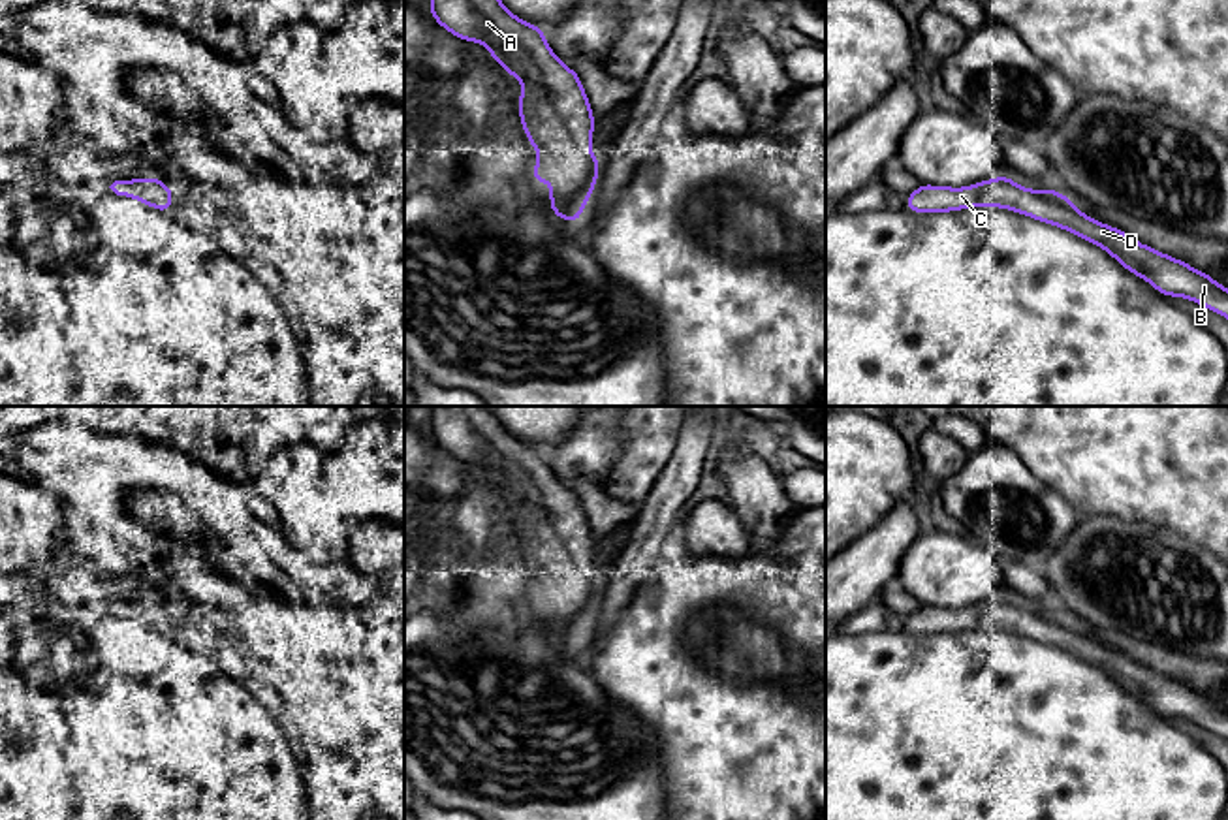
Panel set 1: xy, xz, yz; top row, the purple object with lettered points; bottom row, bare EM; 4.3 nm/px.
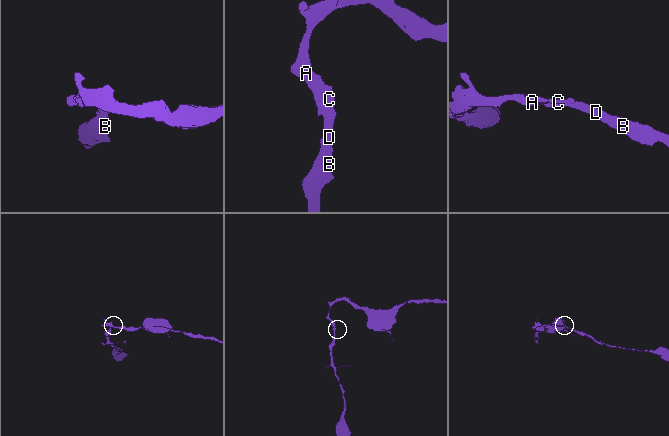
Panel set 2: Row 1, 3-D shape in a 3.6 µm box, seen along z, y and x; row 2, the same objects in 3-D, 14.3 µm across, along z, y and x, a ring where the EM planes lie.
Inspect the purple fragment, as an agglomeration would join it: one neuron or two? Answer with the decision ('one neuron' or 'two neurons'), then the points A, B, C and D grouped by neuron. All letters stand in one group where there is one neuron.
one neuron; groups A B C D

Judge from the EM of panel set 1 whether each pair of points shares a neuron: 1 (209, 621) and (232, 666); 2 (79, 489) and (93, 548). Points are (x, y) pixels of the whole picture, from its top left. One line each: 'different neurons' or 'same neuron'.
1: different neurons
2: different neurons

